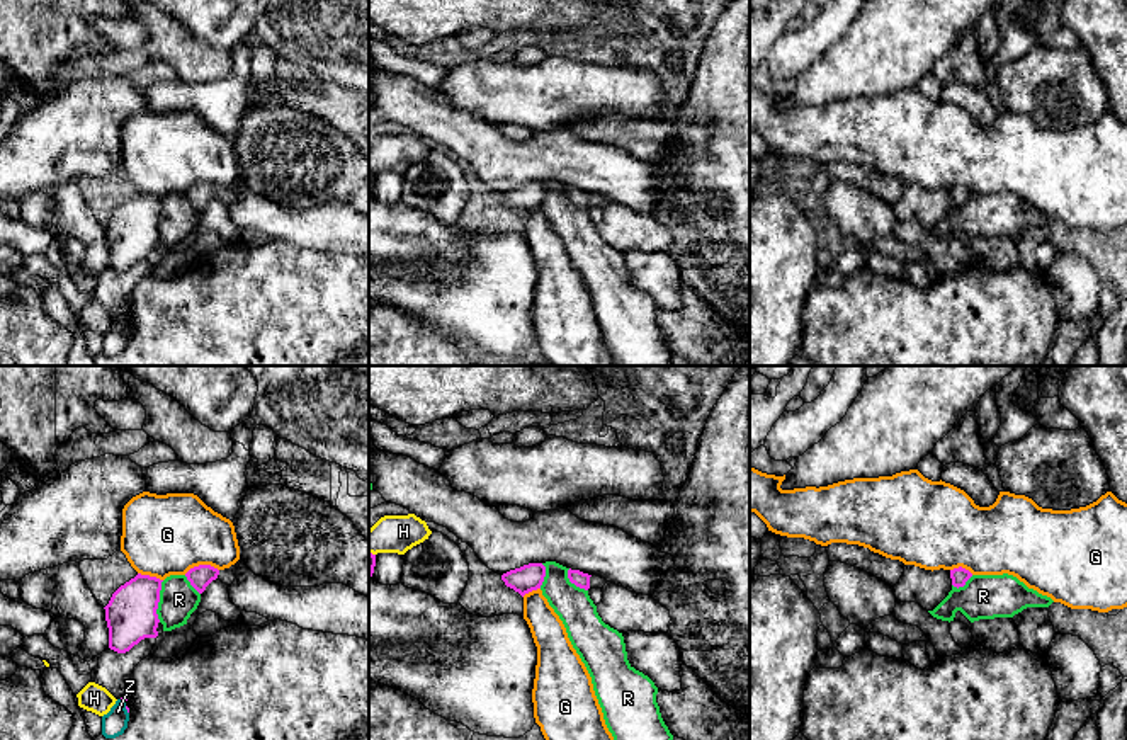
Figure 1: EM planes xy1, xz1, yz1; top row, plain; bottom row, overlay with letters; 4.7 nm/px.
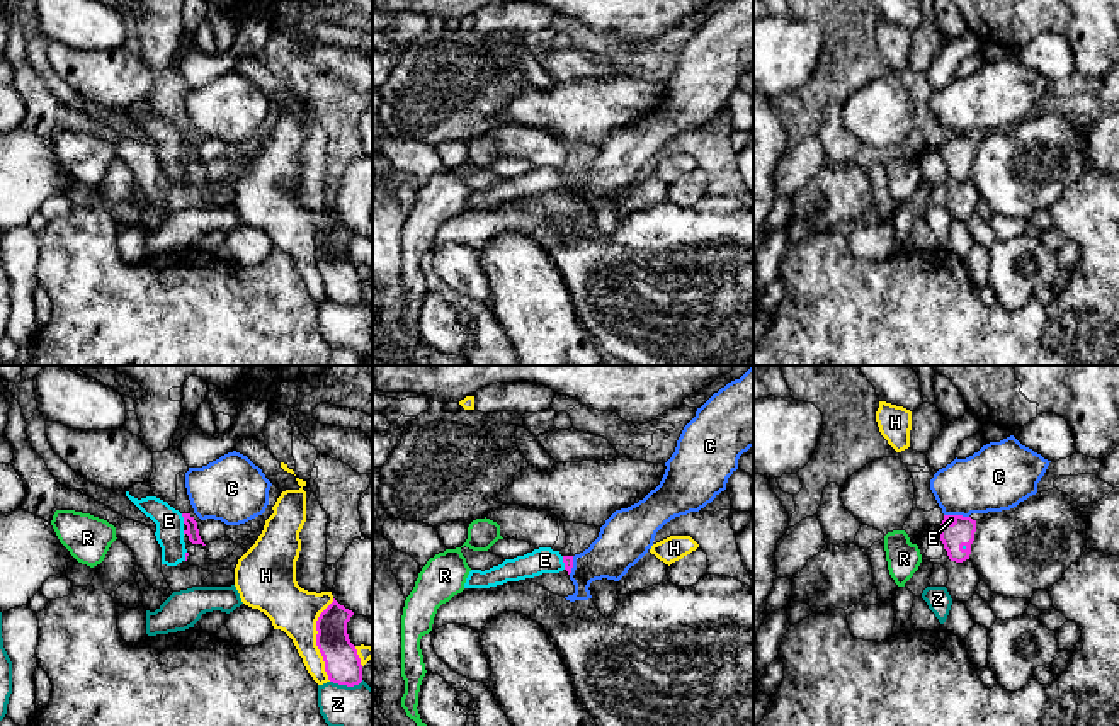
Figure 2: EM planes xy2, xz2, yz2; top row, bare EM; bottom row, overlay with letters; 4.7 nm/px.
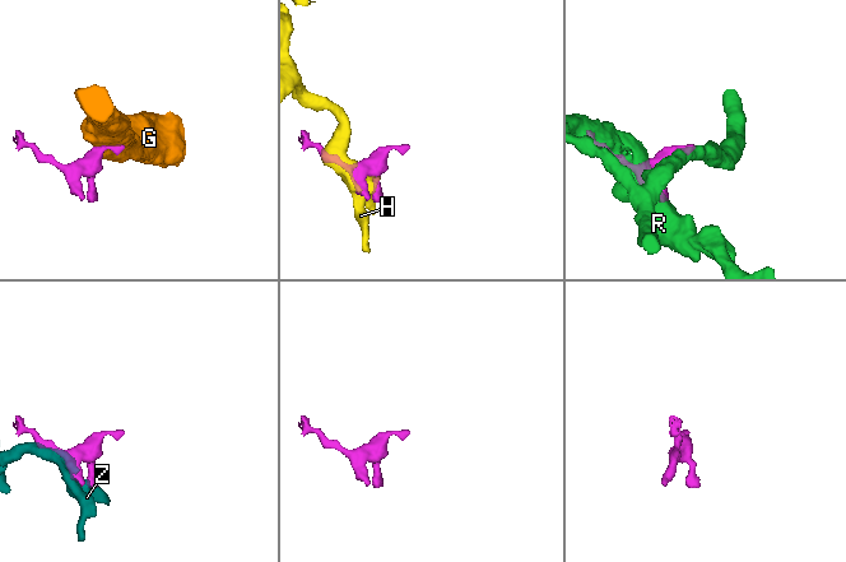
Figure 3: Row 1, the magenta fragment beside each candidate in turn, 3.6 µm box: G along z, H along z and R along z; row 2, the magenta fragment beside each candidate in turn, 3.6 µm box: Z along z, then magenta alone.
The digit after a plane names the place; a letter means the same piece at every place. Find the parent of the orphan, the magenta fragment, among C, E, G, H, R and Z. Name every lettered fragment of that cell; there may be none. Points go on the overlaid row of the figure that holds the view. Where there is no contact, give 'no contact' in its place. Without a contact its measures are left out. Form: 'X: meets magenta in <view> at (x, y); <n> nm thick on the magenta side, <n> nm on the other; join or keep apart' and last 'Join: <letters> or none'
C: meets magenta in yz2 at (956, 516); 130 nm thick on the magenta side, 300 nm on the other; keep apart
E: meets magenta in xy2 at (184, 519); 60 nm thick on the magenta side, 130 nm on the other; join
G: meets magenta in xy1 at (201, 565); 110 nm thick on the magenta side, 380 nm on the other; keep apart
H: meets magenta in xy2 at (317, 640); 170 nm thick on the magenta side, 220 nm on the other; keep apart
R: meets magenta in xy1 at (158, 601); 240 nm thick on the magenta side, 180 nm on the other; keep apart
Z: meets magenta in xy2 at (346, 684); 170 nm thick on the magenta side, 190 nm on the other; keep apart
Join: E

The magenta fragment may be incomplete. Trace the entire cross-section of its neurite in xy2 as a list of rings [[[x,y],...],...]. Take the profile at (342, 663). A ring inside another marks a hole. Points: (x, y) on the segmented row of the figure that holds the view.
[[[333,598],[316,621],[316,646],[323,656],[328,680],[347,687],[362,682],[361,658],[347,634],[347,622],[352,615],[352,610]]]

